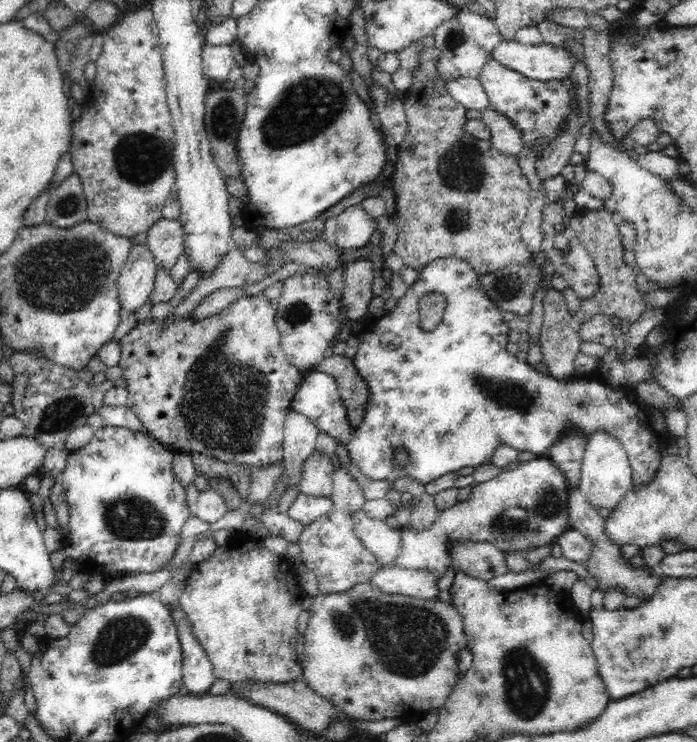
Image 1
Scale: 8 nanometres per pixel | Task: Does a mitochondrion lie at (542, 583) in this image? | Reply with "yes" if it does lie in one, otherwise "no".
no

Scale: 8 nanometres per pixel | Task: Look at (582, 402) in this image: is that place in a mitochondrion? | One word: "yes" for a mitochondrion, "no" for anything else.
yes

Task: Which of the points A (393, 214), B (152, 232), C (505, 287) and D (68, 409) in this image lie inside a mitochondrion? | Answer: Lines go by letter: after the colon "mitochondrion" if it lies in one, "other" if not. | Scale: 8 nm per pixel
A: other
B: other
C: mitochondrion
D: mitochondrion

